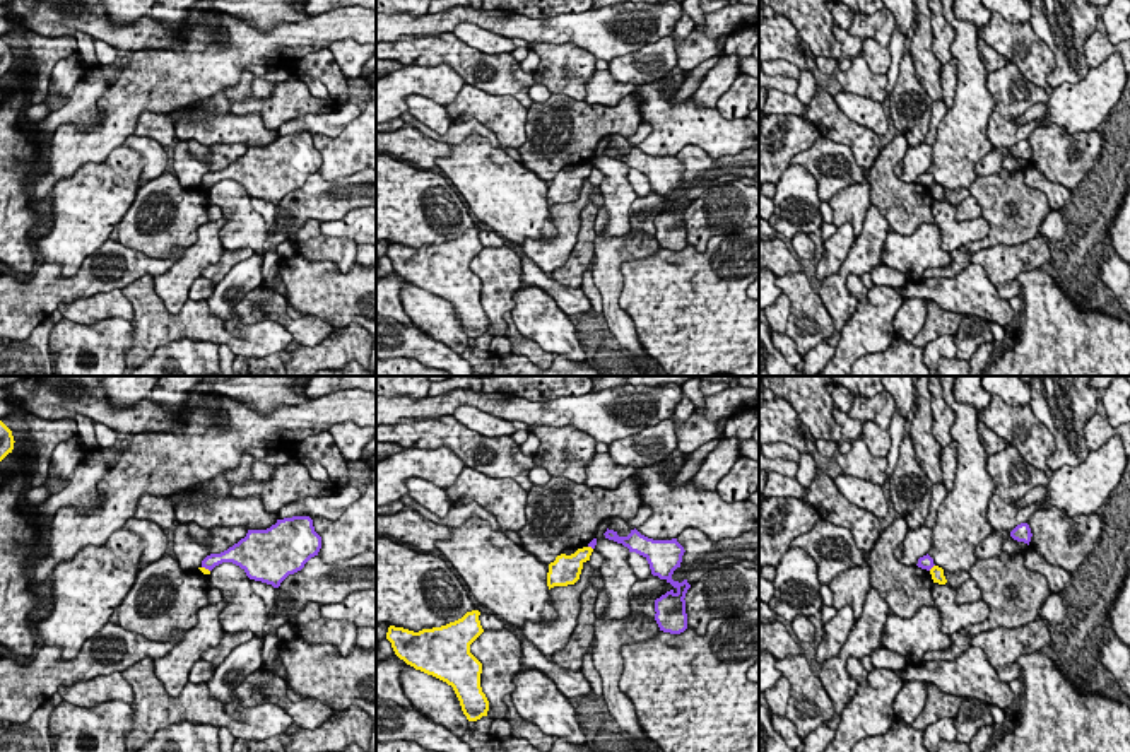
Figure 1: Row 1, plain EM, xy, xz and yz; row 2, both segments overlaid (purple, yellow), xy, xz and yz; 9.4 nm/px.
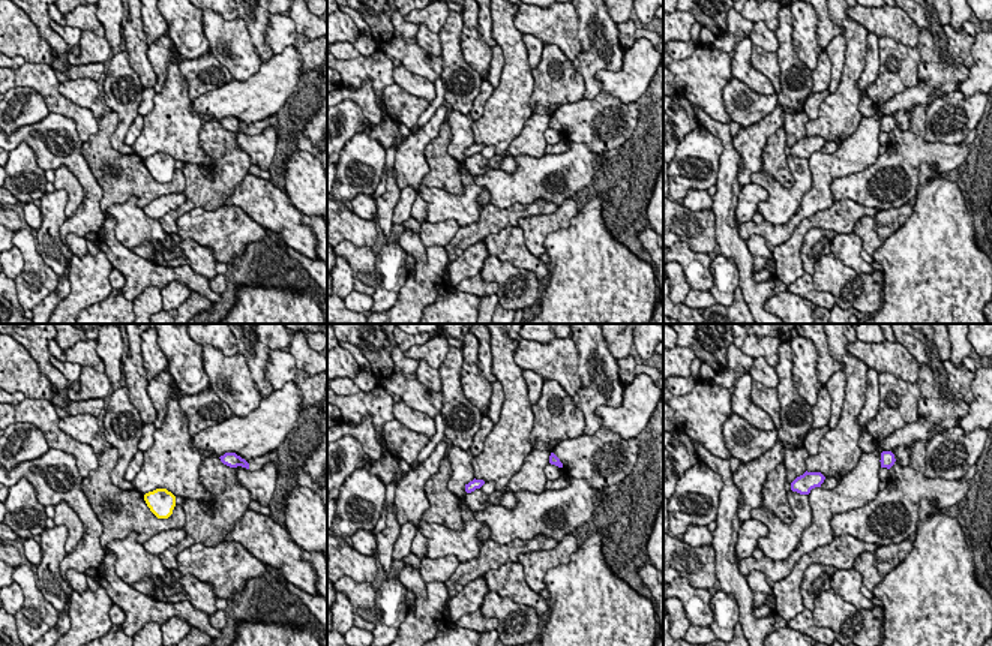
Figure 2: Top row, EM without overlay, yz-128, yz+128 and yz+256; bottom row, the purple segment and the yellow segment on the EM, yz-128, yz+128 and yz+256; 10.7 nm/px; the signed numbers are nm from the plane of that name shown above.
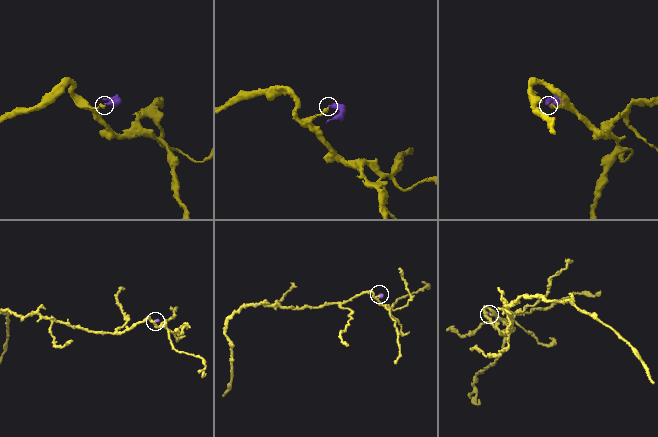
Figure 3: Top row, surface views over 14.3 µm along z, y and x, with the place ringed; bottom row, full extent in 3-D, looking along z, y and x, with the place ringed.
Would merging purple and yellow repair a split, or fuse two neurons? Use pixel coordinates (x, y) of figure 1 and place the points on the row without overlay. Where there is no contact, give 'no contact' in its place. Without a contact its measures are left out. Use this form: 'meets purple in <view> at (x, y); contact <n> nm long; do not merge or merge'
meets purple in yz at (930, 185); contact 80 nm long; do not merge

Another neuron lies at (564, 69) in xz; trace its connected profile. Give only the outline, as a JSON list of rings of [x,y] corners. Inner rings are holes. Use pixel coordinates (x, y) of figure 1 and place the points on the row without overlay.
[[[528,43],[540,63],[532,73],[535,84],[545,85],[552,94],[564,94],[576,101],[586,99],[586,80],[597,70],[597,58],[574,43],[550,44]]]

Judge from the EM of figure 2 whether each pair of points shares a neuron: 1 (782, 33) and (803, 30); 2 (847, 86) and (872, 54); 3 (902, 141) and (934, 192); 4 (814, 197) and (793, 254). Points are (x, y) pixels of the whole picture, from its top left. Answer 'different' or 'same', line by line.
1: different
2: different
3: different
4: different

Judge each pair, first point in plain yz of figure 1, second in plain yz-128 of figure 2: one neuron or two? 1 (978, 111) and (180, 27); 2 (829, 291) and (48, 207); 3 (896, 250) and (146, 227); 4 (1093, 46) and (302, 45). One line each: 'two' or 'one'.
1: two
2: two
3: one
4: one

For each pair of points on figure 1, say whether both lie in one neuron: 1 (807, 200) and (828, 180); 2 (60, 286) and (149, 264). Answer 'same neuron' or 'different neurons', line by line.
1: different neurons
2: same neuron

